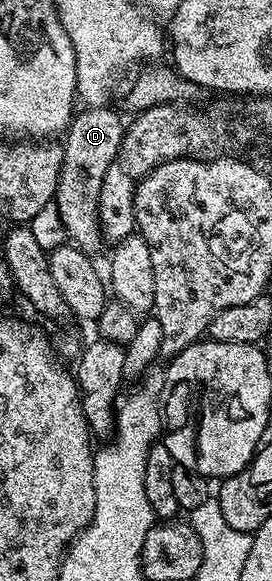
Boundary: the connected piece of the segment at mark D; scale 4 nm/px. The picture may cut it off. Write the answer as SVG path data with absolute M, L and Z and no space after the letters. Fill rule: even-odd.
M87 106L75 113L64 131L66 142L61 143L63 162L53 205L58 206L58 218L70 237L67 239L91 256L97 255L97 250L104 246L98 228L100 184L104 184L104 172L108 172L108 168L118 162L126 127L127 123L122 122L114 108Z

